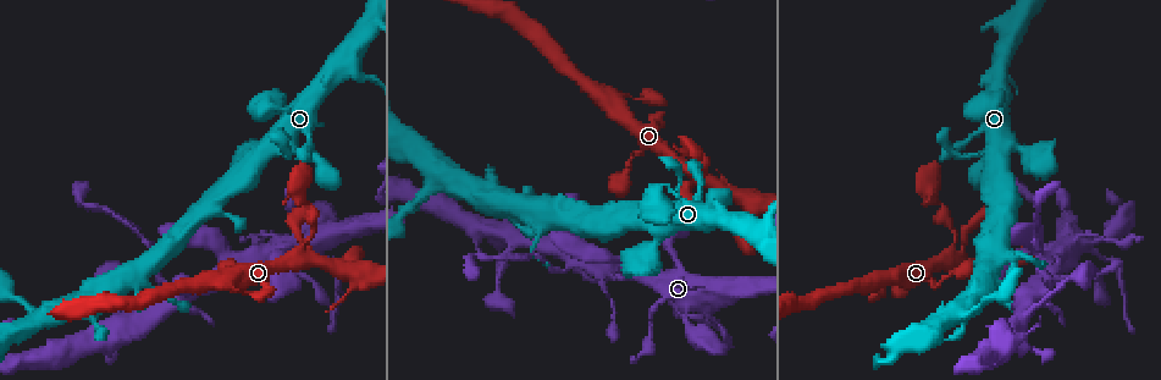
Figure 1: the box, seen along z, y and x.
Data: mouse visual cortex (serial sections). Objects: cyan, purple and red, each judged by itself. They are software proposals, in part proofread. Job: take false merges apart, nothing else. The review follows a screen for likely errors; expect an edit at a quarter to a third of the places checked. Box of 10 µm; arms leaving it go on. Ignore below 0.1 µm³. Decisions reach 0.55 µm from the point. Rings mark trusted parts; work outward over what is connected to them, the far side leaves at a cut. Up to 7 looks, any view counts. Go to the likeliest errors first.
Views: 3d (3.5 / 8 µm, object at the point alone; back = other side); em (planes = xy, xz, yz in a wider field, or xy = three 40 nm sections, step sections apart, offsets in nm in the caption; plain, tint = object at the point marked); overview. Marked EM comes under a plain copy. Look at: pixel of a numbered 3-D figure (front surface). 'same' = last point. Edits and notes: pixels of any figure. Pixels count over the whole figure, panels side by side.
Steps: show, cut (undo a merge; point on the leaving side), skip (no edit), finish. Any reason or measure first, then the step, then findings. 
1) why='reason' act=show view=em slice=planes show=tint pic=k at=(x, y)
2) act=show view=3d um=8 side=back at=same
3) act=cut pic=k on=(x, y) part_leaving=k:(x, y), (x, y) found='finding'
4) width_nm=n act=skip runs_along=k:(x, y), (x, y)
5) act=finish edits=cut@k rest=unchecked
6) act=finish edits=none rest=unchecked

why='four or more arms meet' act=show view=3d um=3.5 pic=1 at=(297, 264)

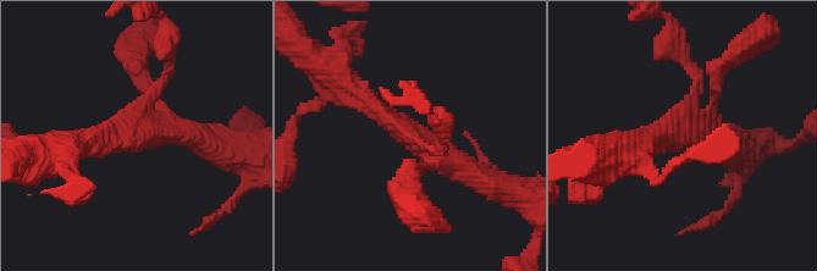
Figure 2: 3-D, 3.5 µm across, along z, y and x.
arms=4 arm_widths_nm=150,150,300,350 act=show view=em slice=xy step=3 show=tint pic=2 at=(683, 132)

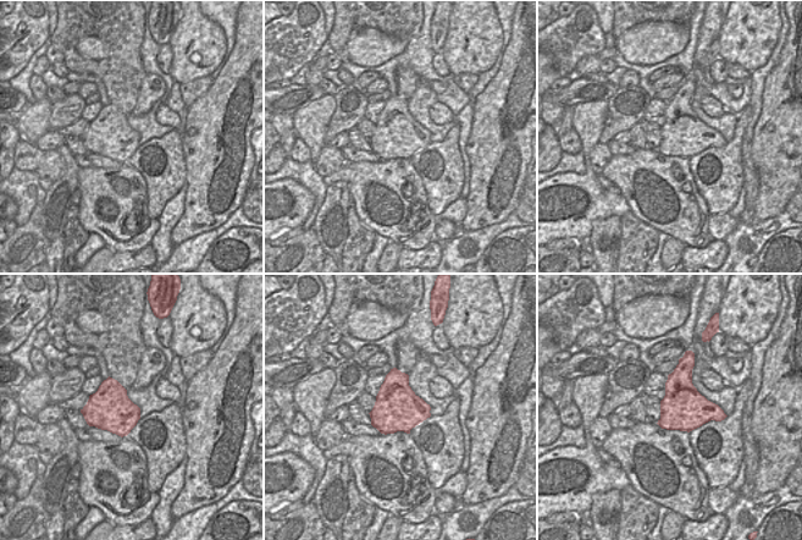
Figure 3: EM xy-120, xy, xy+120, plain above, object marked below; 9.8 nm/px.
act=skip runs_along=2:(346, 86), (425, 148), (481, 178) found='one cell here'

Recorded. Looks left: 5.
act=show view=3d um=3.5 pic=1 at=(361, 268)

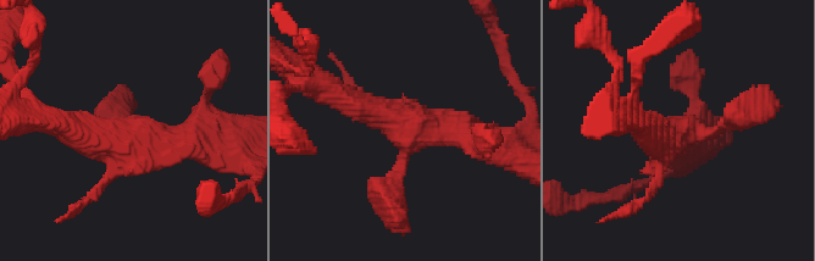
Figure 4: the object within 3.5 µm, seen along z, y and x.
why='now the EM' act=show view=em slice=xy step=1 show=tint pic=4 at=(676, 134)

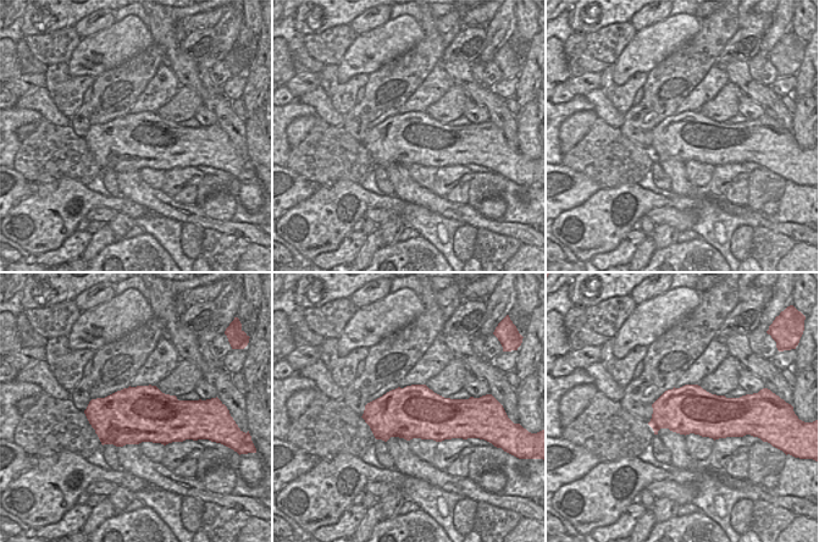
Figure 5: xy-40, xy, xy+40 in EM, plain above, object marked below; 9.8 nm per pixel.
why='cut it another way' act=show view=em slice=xy step=2 show=tint at=same

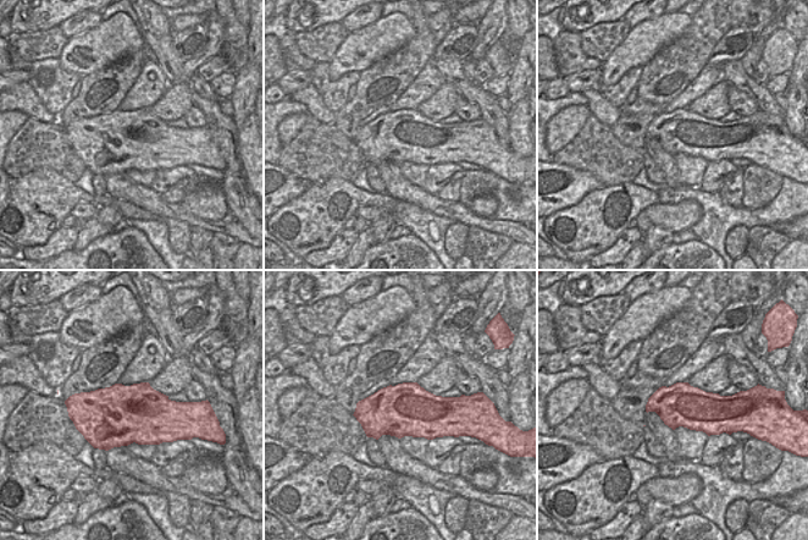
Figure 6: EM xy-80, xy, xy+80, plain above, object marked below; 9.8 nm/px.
act=skip runs_along=4:(336, 94), (406, 128), (392, 200) found='continuous, no second cell'

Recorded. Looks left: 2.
why='small branch off a trunk' act=show view=3d um=3.5 pic=1 at=(1032, 288)

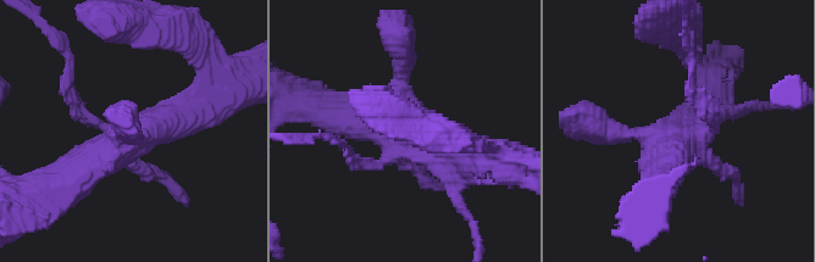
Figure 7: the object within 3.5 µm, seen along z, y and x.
act=show view=em slice=xy step=3 show=tint pic=7 at=(145, 127)

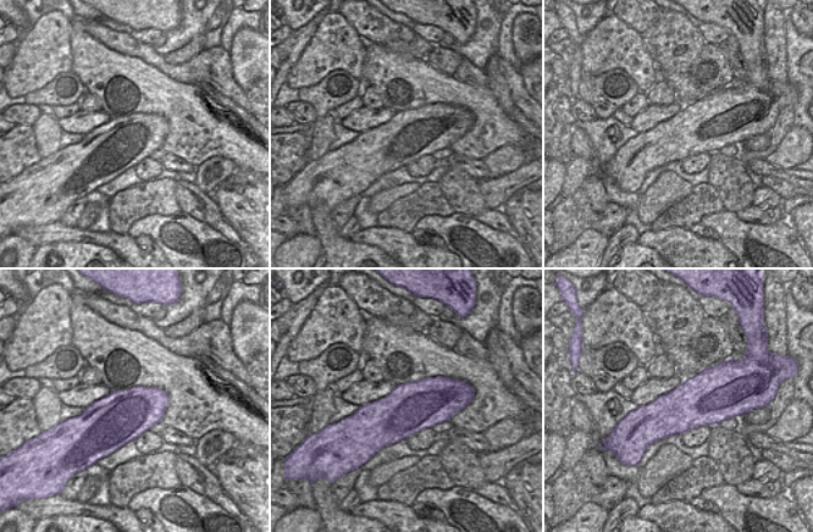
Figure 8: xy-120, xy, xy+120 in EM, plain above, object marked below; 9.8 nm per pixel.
act=cut pic=7 on=(76, 102) part_leaving=7:(105, 129), (76, 107), (61, 48) found='two cells meet here'

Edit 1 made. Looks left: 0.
act=finish edits=cut@7 rest=unchecked

